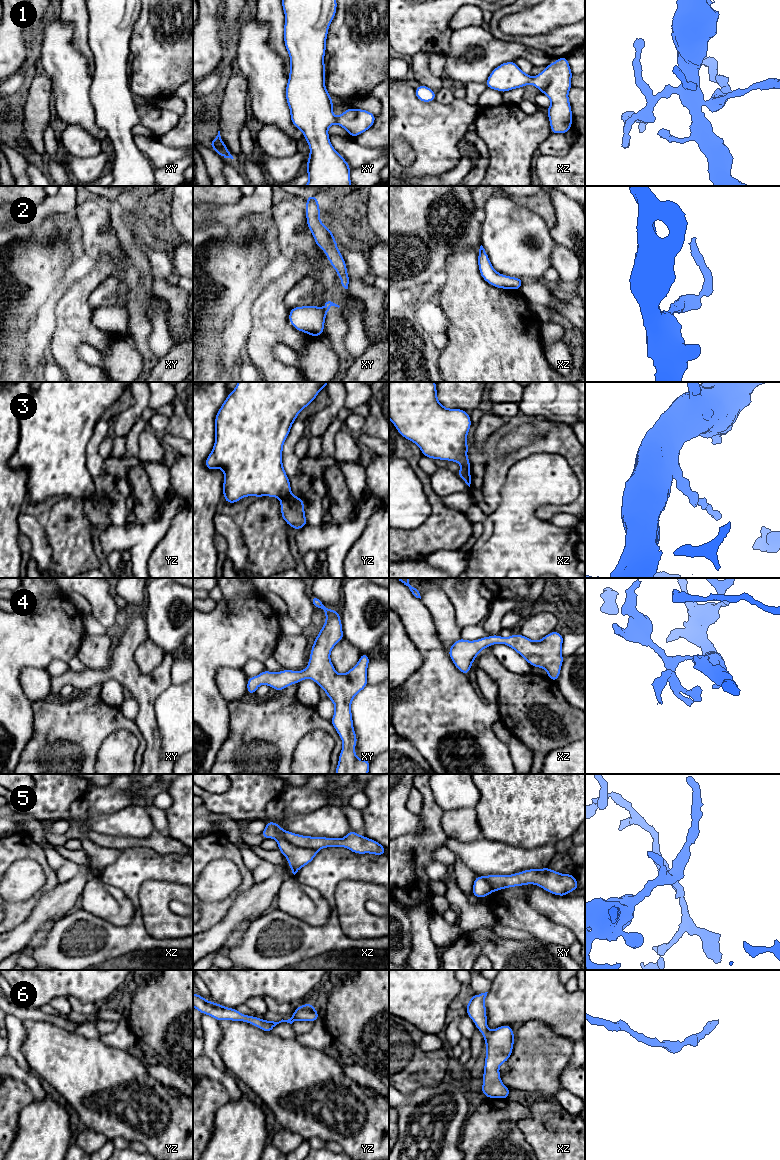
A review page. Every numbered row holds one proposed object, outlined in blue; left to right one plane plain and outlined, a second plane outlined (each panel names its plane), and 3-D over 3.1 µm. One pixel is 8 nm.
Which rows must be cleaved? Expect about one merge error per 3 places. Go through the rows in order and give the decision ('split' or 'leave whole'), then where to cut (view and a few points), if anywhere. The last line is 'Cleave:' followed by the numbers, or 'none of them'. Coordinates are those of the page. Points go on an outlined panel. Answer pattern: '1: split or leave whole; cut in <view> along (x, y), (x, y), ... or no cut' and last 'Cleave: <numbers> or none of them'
1: leave whole; no cut
2: split; cut in xy along (322, 308), (325, 314)
3: split; cut in yz along (290, 493), (280, 498)
4: leave whole; no cut
5: split; cut in xz along (284, 831), (284, 837), (292, 844), (317, 850)
6: leave whole; no cut
Cleave: 2, 3, 5

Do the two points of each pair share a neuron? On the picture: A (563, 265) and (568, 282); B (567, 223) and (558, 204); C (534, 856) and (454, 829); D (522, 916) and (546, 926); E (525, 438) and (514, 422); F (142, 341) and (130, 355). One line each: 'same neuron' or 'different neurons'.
A: same neuron
B: same neuron
C: different neurons
D: same neuron
E: different neurons
F: different neurons

